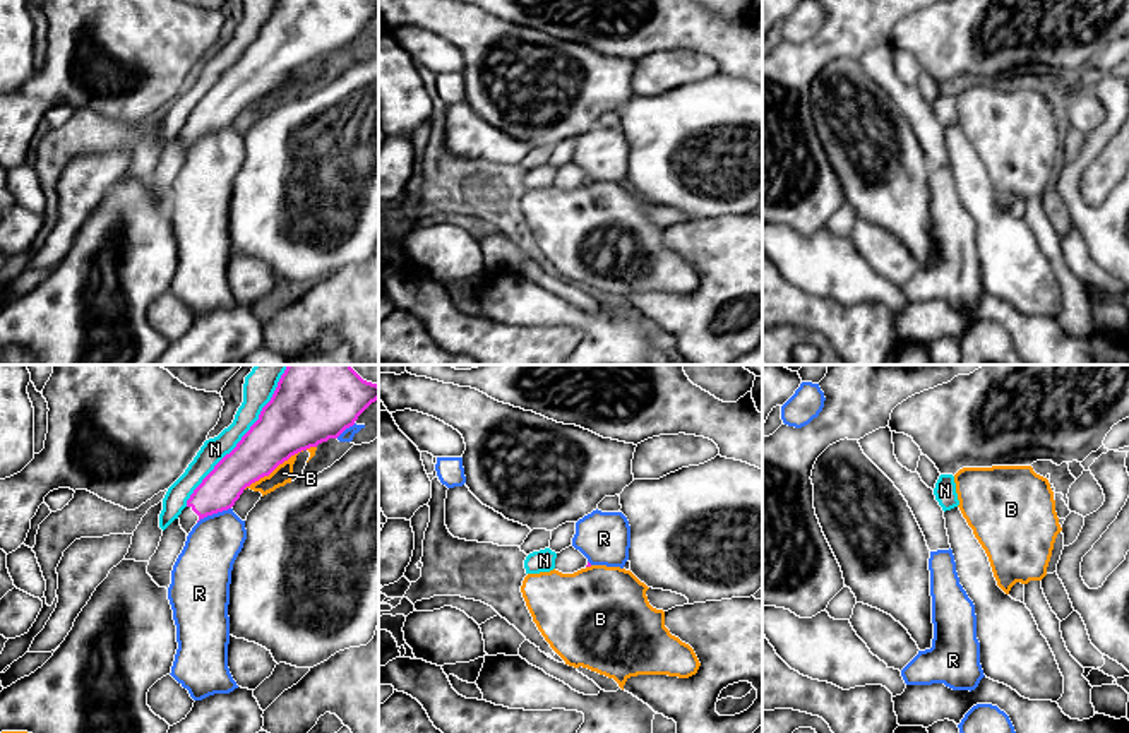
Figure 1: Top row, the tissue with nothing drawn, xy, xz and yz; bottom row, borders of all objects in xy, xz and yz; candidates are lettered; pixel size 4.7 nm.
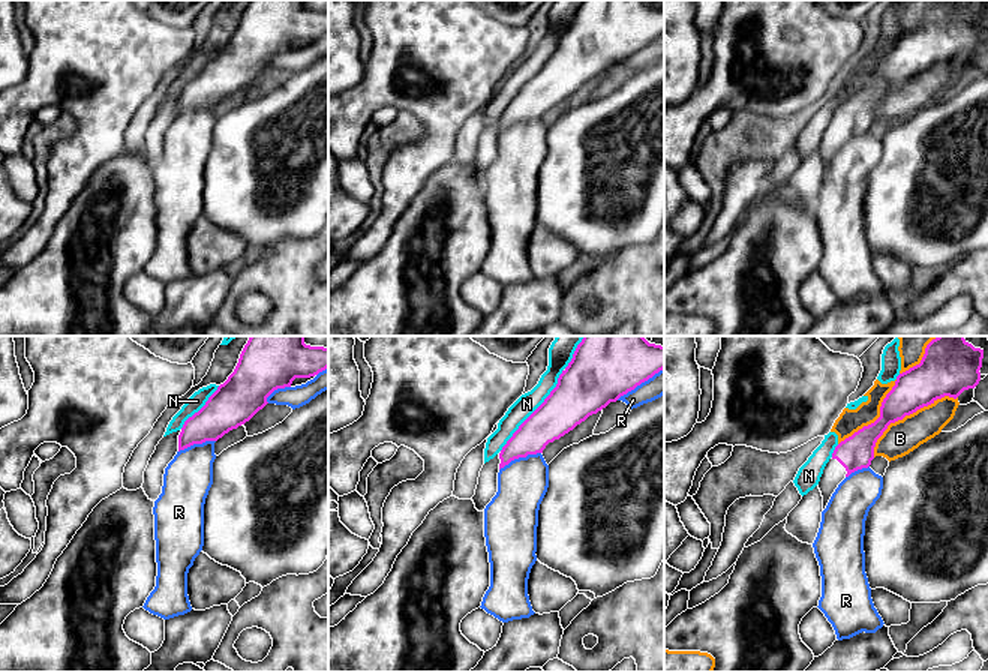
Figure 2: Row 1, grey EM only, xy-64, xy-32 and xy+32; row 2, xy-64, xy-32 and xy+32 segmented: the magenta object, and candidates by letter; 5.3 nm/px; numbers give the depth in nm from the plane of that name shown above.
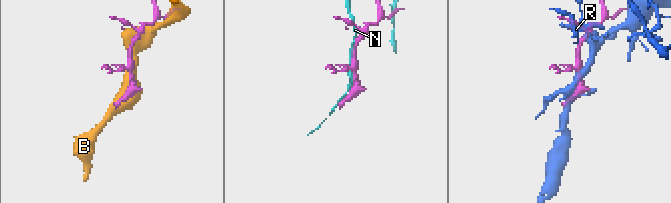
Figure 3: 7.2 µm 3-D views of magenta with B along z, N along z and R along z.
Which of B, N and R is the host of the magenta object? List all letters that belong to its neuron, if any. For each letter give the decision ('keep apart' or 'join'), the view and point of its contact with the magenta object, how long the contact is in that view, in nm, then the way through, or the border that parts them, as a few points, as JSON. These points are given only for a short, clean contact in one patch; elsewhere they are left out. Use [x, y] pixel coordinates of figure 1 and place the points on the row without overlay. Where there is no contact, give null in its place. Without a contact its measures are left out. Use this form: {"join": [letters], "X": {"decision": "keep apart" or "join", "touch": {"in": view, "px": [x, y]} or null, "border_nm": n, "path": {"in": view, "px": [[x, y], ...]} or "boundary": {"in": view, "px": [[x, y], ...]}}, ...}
{"join": [], "B": {"decision": "keep apart", "touch": {"in": "xy", "px": [273, 86]}, "border_nm": 340}, "N": {"decision": "keep apart", "touch": {"in": "xy", "px": [237, 62]}, "border_nm": 700}, "R": {"decision": "keep apart", "touch": {"in": "xy", "px": [213, 129]}, "border_nm": 180}}

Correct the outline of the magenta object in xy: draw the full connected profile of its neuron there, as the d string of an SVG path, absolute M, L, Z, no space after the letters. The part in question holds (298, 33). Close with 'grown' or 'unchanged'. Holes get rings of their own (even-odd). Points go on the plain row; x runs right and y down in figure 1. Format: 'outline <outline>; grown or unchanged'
outline M278 0L259 36L187 116L187 123L178 132L182 146L188 152L200 135L231 125L247 103L269 92L291 72L338 55L377 15L377 0Z; grown

